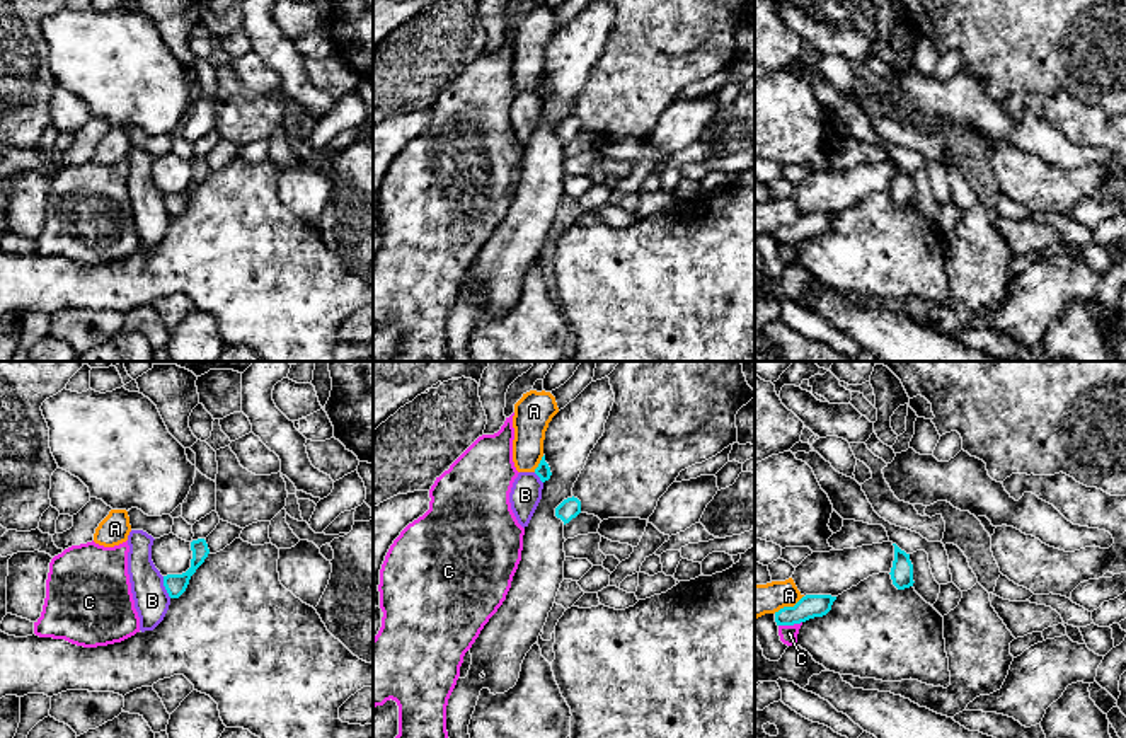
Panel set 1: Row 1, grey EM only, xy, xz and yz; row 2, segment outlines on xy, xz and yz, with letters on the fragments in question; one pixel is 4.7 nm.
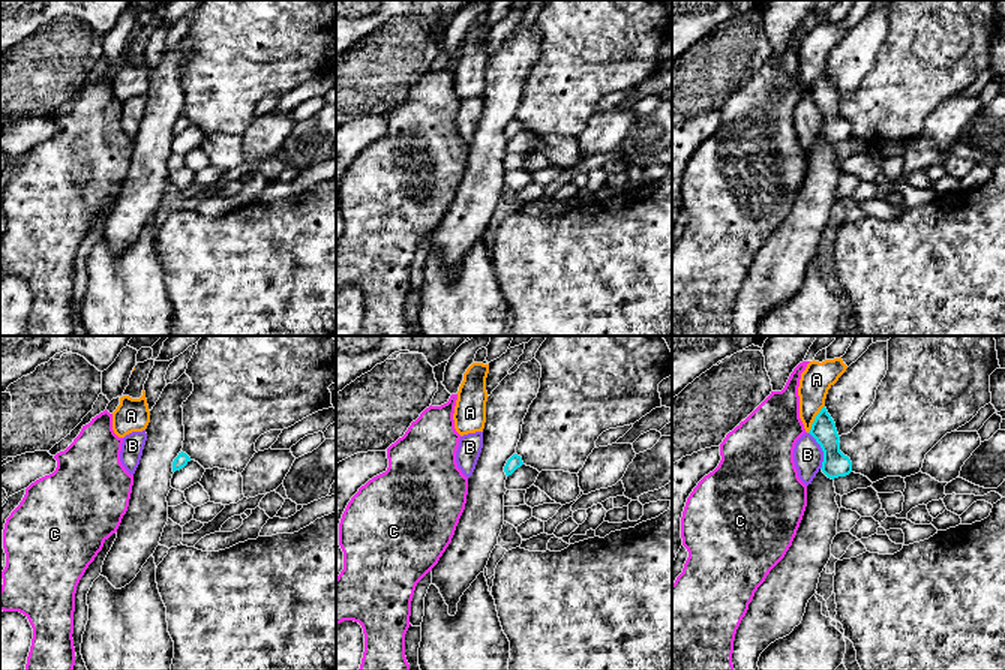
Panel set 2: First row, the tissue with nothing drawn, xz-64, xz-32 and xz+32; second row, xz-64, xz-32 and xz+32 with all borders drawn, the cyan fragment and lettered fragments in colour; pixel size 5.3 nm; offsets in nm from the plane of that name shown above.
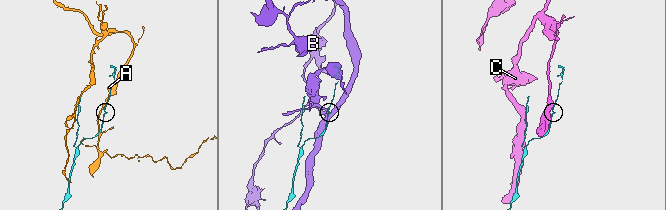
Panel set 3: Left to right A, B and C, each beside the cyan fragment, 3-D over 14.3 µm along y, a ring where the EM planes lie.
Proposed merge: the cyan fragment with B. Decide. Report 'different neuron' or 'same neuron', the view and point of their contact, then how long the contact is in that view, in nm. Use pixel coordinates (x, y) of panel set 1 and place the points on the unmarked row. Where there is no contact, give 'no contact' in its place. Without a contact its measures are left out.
different neuron | xy (164, 203) | 110 nm

